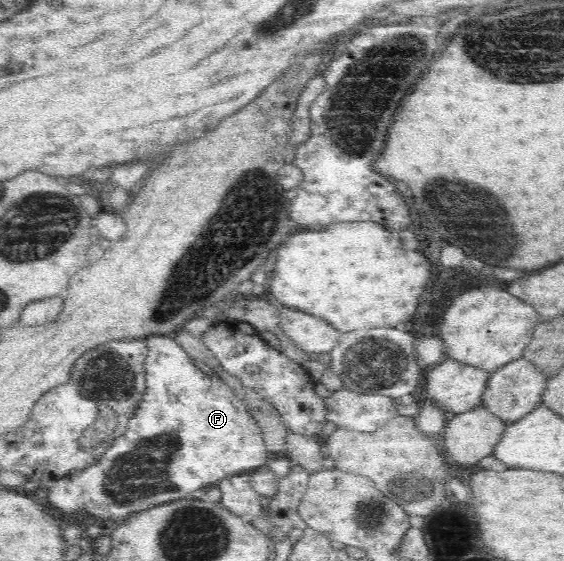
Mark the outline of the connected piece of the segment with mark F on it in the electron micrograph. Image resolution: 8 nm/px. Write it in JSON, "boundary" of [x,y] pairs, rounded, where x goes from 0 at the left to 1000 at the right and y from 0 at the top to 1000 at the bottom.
{"boundary":[[[278,595],[259,601],[257,608],[262,620],[262,631],[255,649],[259,660],[259,697],[254,701],[236,742],[225,752],[222,774],[211,777],[211,781],[195,783],[190,788],[184,795],[184,813],[167,831],[101,854],[85,868],[87,893],[98,906],[105,906],[112,913],[151,913],[151,916],[160,916],[172,929],[218,930],[230,922],[232,914],[245,914],[246,911],[275,904],[278,898],[293,898],[293,895],[307,895],[307,891],[328,888],[328,881],[335,881],[342,873],[356,873],[367,868],[367,865],[381,866],[395,852],[410,847],[447,841],[452,836],[468,832],[473,824],[480,824],[480,818],[484,818],[486,811],[468,788],[468,777],[456,750],[440,736],[431,715],[415,702],[410,688],[402,686],[381,667],[367,668],[360,665],[358,658],[346,654],[339,643],[339,635],[321,617],[316,617],[316,608],[309,597]]]}

